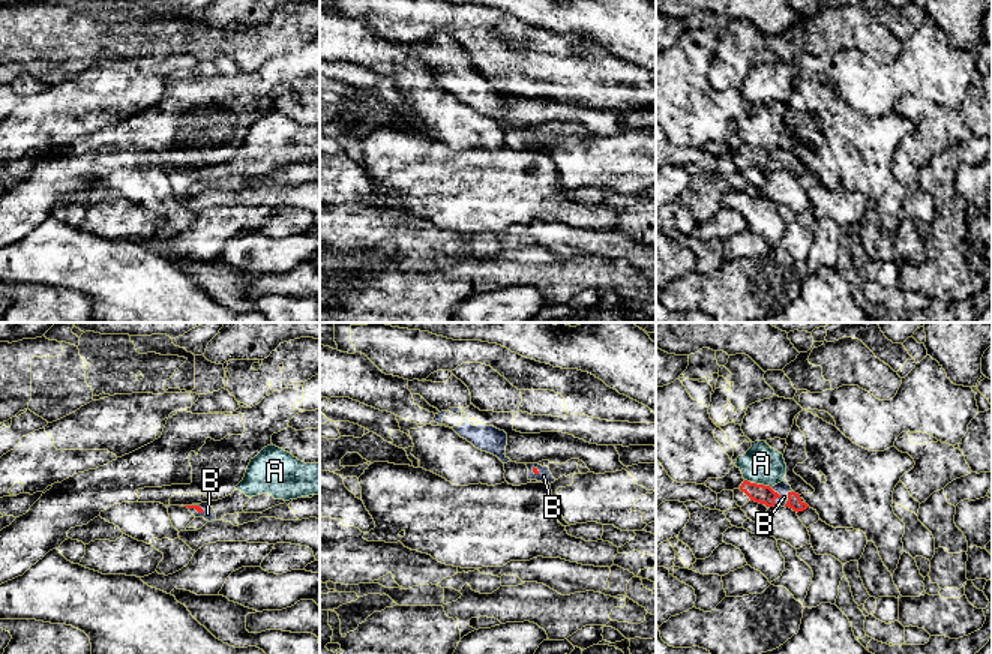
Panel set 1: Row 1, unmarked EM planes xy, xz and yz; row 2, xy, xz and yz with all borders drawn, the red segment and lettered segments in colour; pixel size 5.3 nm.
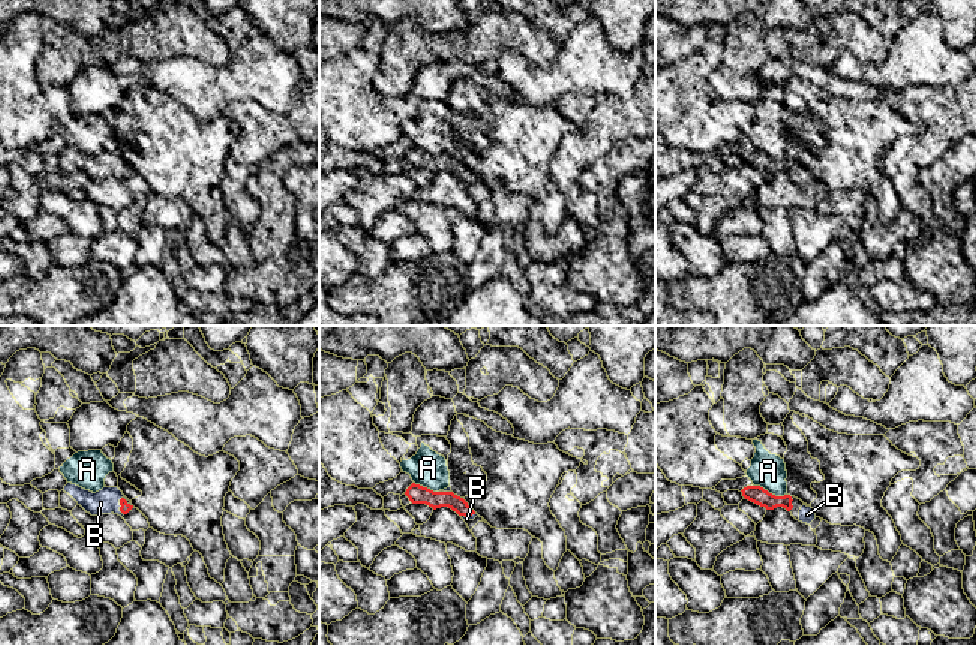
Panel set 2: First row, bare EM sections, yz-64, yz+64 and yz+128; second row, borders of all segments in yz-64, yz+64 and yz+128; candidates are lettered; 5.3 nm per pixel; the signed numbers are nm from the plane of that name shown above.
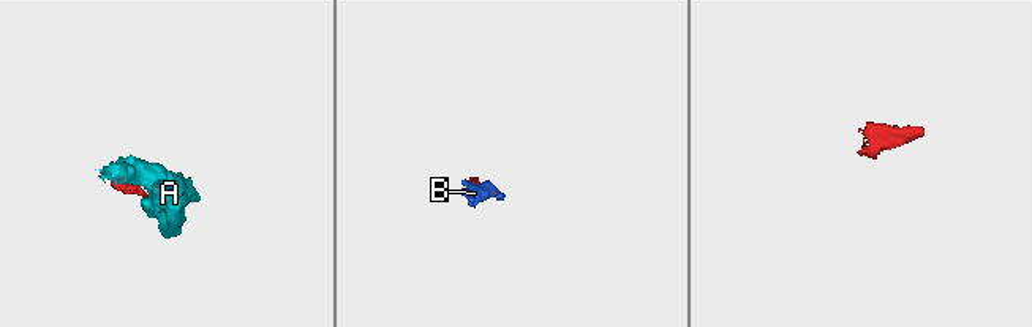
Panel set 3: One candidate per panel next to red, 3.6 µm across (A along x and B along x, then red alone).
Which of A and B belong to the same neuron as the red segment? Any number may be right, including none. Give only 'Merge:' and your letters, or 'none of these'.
Merge: B

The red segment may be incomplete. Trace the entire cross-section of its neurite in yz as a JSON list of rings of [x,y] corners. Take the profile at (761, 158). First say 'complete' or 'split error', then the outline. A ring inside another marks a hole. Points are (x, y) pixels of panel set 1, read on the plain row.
split error; [[[744,144],[738,153],[744,156],[750,165],[764,168],[767,172],[782,170],[798,177],[809,171],[806,165],[791,153],[788,146],[783,144],[771,152]]]

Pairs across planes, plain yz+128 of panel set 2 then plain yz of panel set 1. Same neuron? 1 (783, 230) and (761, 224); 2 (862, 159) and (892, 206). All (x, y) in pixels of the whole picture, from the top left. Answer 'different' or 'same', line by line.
1: same
2: same

